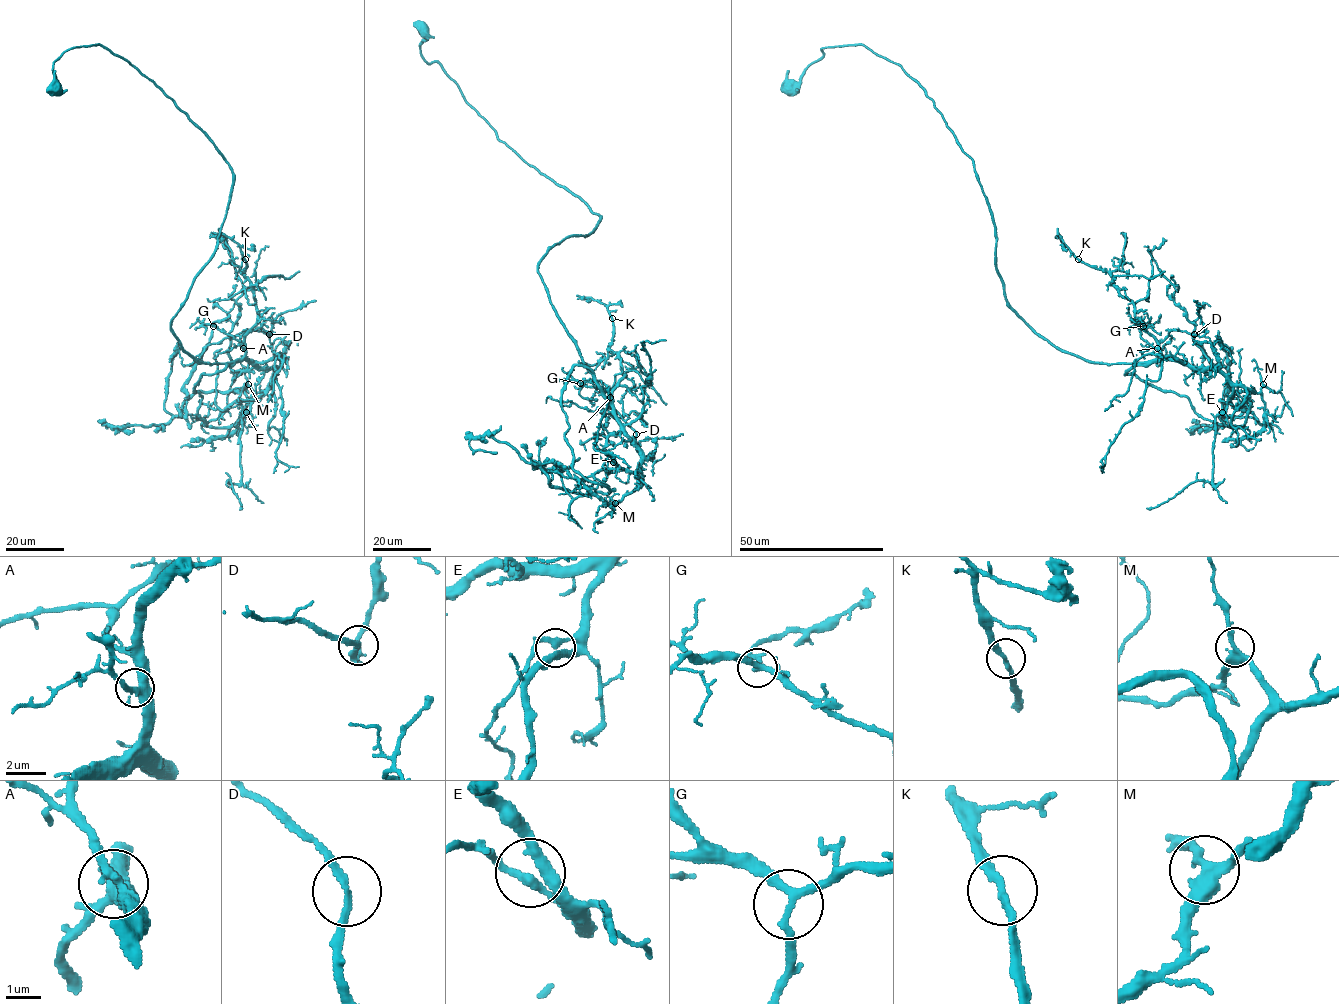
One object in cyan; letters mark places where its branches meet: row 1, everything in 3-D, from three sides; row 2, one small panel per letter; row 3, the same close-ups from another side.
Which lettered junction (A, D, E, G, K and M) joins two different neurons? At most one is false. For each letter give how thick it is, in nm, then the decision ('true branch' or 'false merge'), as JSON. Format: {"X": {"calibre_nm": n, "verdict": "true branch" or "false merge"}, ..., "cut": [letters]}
{"A": {"calibre_nm": 360, "verdict": "true branch"}, "D": {"calibre_nm": 200, "verdict": "true branch"}, "E": {"calibre_nm": 260, "verdict": "true branch"}, "G": {"calibre_nm": 220, "verdict": "true branch"}, "K": {"calibre_nm": 200, "verdict": "true branch"}, "M": {"calibre_nm": 320, "verdict": "true branch"}, "cut": []}

